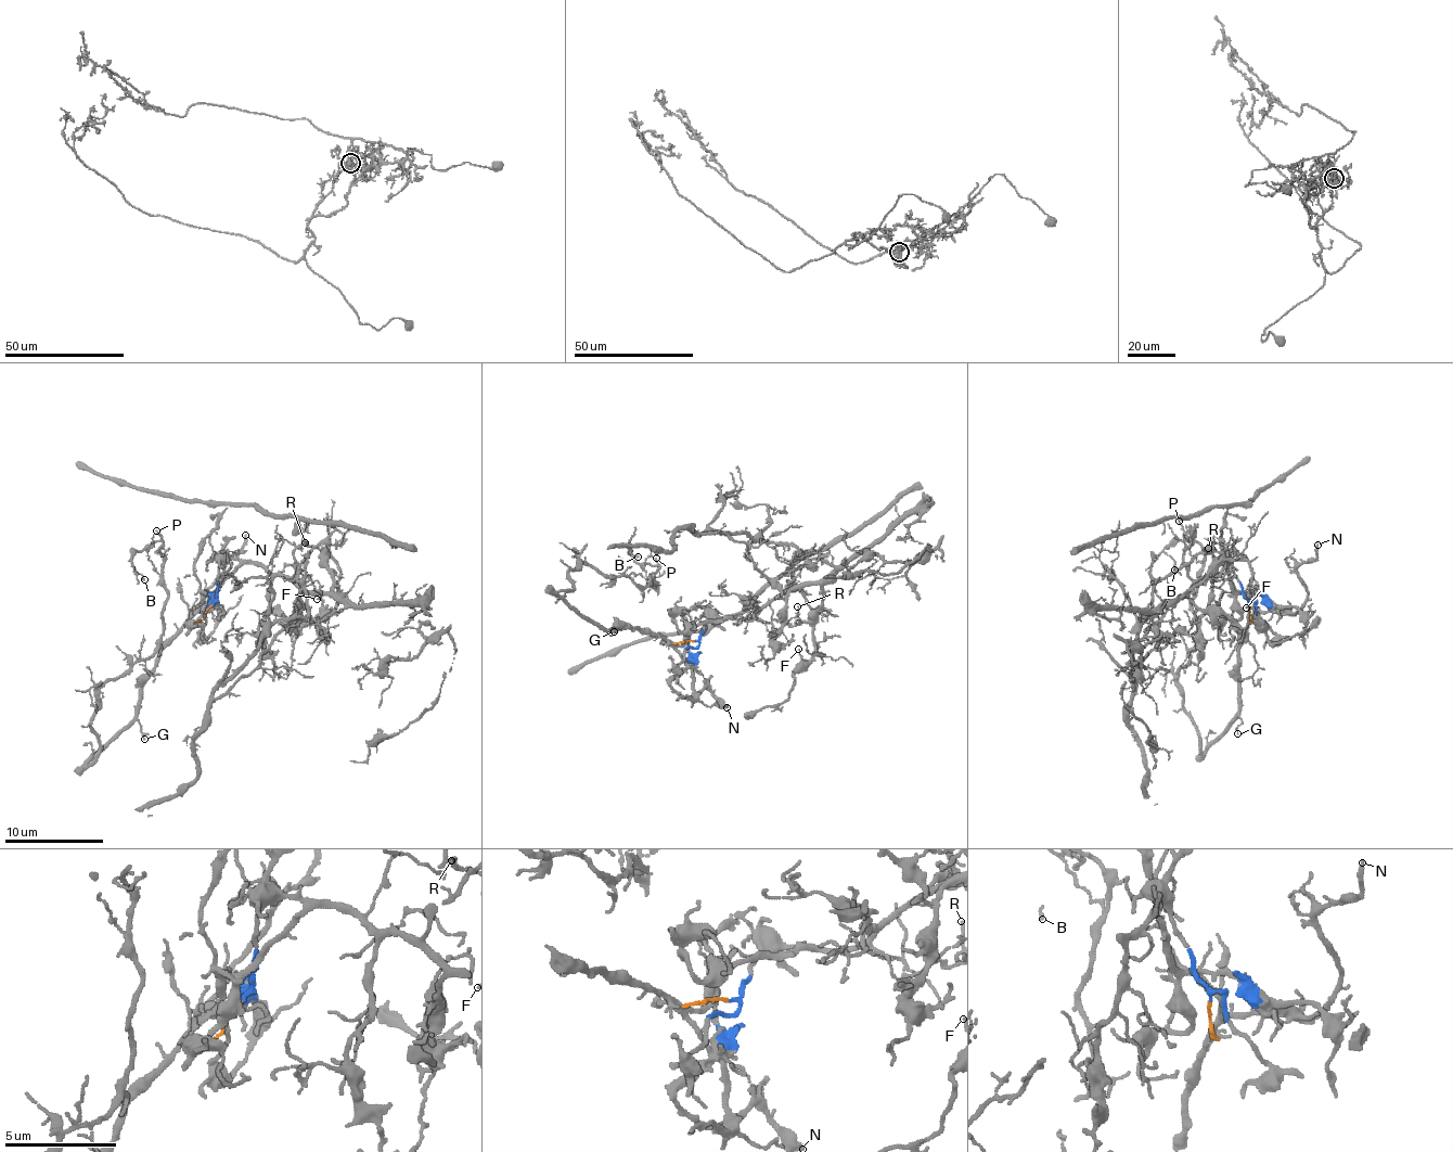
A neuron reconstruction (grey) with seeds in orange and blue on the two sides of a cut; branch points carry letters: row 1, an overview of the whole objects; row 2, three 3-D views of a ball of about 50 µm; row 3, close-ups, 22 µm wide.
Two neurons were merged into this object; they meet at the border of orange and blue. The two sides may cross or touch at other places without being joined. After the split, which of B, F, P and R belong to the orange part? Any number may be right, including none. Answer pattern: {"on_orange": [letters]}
{"on_orange": ["B", "P"]}

